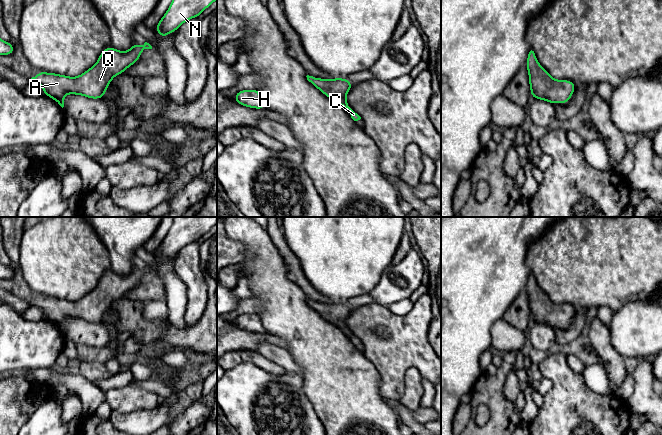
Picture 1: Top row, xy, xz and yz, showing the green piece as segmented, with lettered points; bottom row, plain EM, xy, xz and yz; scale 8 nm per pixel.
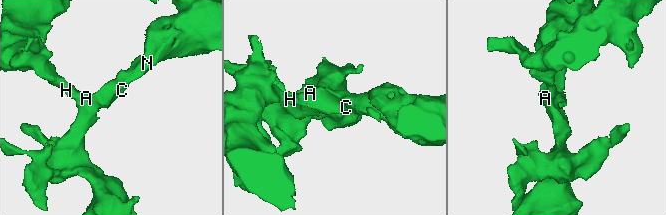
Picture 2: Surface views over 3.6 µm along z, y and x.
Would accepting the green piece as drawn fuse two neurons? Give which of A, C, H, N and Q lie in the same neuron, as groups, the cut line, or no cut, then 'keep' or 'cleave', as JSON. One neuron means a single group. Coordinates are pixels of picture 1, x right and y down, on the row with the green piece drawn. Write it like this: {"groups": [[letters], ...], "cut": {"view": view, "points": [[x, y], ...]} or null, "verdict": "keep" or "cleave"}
{"groups": [["A", "C", "H", "N", "Q"]], "cut": null, "verdict": "keep"}

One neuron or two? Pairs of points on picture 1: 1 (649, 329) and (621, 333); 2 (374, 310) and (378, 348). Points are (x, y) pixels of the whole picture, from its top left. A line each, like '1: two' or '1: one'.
1: one
2: one

